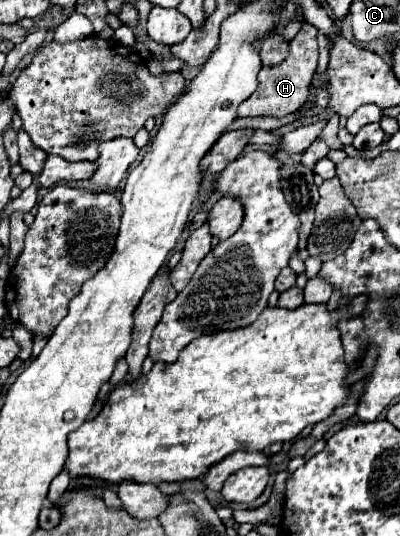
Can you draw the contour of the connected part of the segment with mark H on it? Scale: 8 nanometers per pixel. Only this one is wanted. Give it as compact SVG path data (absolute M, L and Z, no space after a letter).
M303 23L301 31L295 39L289 41L289 57L273 67L263 67L259 71L259 87L257 91L239 105L239 117L253 117L253 115L267 115L267 117L285 117L301 105L307 103L309 97L309 83L317 69L319 45L317 45L317 29L309 23Z

